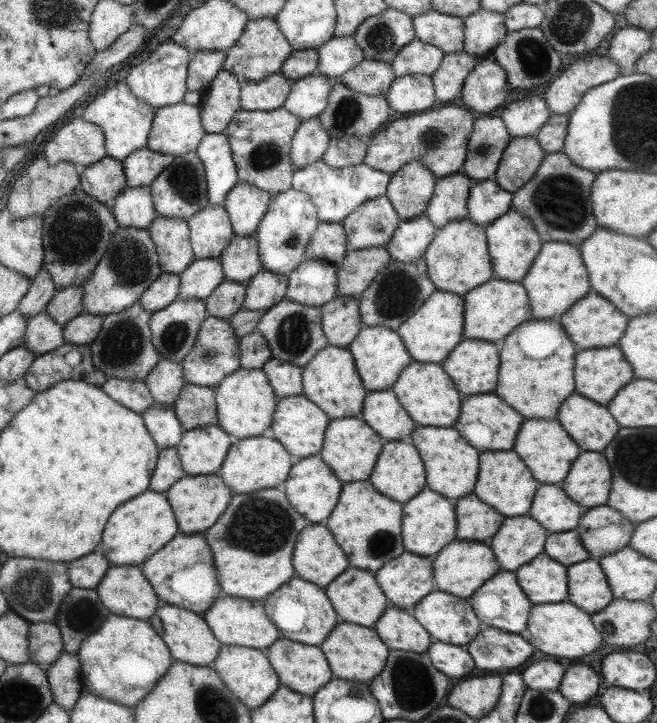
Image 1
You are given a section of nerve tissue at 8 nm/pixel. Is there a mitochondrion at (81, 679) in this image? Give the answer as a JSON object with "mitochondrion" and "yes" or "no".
{"mitochondrion":"no"}

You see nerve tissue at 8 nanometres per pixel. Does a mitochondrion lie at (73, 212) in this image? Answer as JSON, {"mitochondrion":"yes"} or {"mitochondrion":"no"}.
{"mitochondrion":"yes"}

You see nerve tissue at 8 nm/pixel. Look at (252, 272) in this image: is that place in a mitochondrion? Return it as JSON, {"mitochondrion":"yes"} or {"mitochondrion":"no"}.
{"mitochondrion":"no"}

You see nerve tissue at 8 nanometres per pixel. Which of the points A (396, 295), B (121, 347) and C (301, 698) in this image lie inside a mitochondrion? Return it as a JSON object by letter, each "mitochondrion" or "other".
{"A":"mitochondrion","B":"mitochondrion","C":"other"}

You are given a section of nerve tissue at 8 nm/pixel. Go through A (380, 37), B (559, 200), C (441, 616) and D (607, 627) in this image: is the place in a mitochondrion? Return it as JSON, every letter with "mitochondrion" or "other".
{"A":"mitochondrion","B":"mitochondrion","C":"other","D":"other"}

